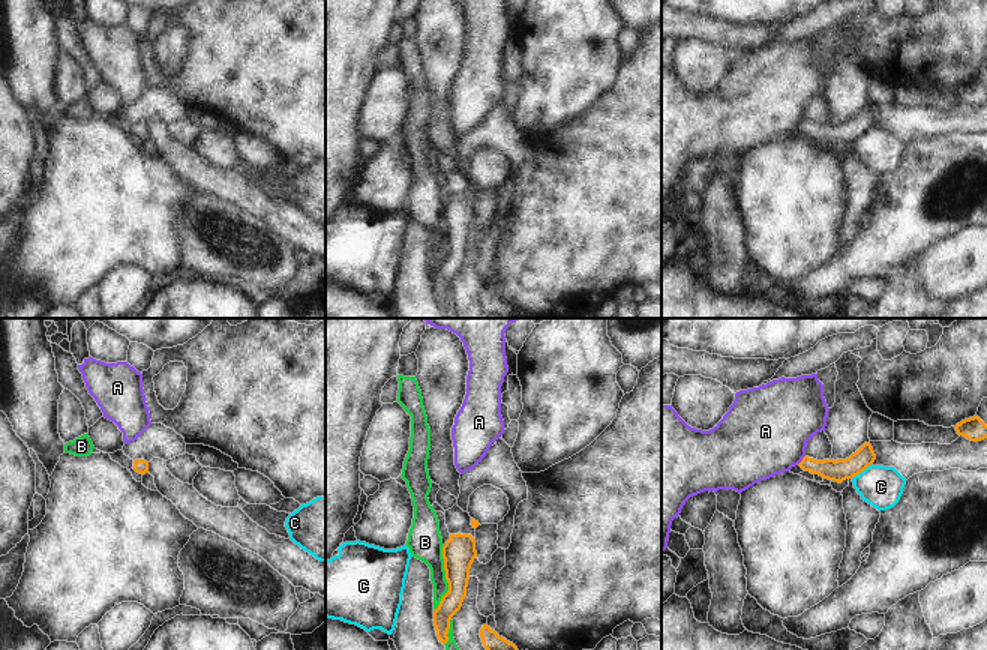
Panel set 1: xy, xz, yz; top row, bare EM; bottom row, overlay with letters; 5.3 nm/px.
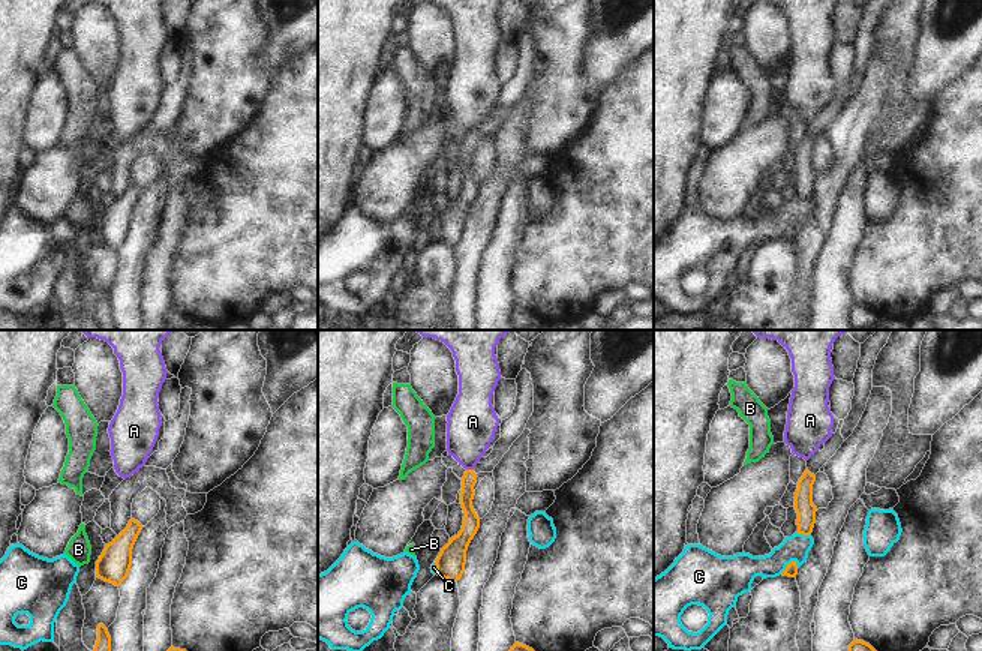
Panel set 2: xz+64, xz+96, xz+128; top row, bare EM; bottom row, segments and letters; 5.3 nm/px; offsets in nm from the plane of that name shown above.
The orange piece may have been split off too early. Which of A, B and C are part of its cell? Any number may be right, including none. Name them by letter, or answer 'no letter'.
no letter.

